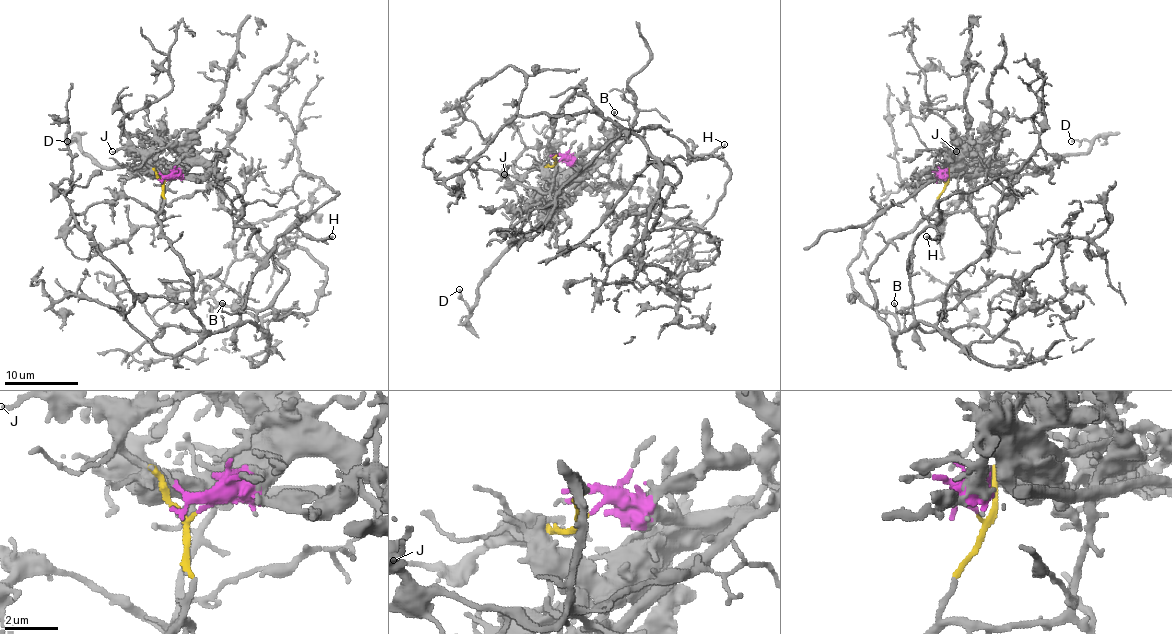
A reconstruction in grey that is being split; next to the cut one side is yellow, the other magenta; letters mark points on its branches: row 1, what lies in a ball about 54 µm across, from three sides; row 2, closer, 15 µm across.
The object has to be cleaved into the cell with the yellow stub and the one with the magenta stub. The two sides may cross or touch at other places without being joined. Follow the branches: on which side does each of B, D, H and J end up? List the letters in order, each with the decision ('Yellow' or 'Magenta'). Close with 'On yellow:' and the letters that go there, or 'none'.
B: Yellow
D: Magenta
H: Yellow
J: Yellow
On yellow: B, H, J

